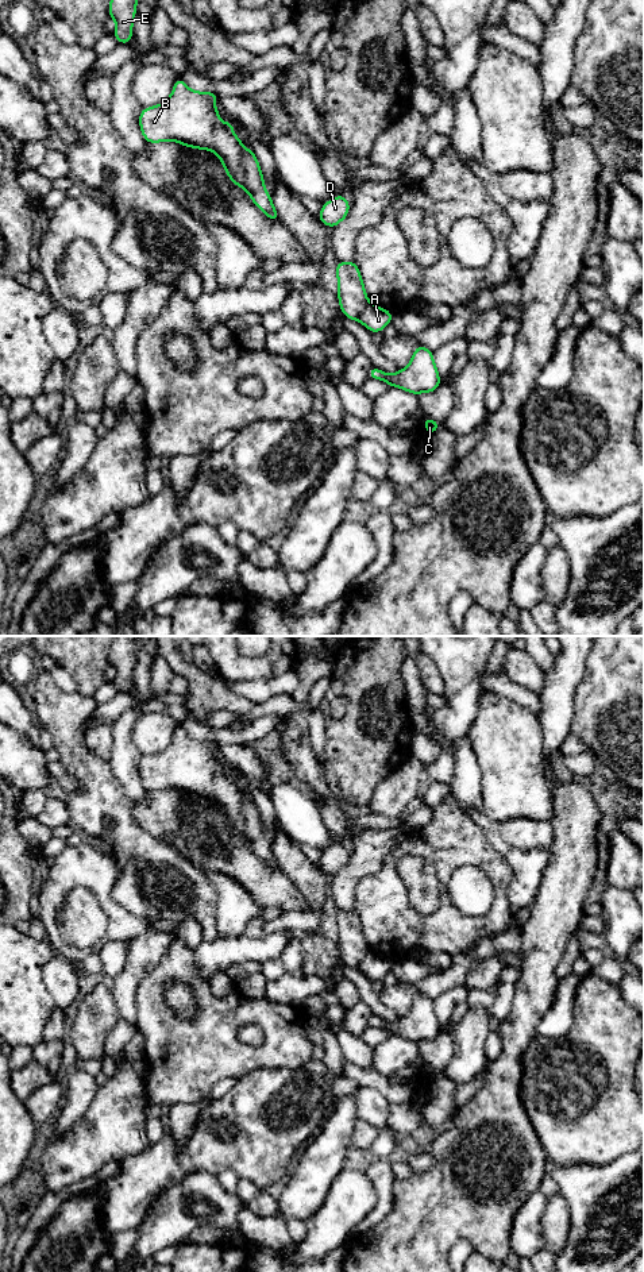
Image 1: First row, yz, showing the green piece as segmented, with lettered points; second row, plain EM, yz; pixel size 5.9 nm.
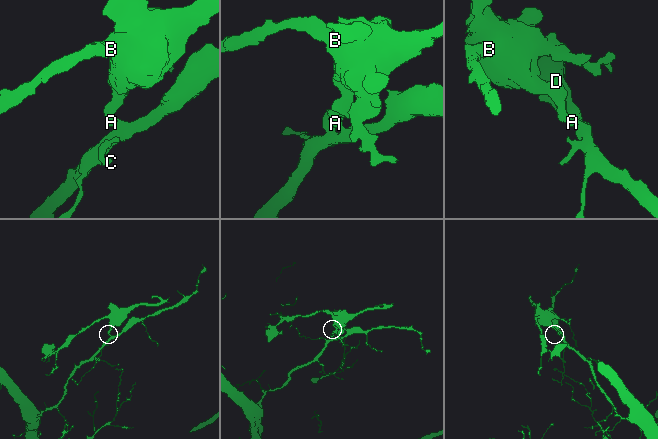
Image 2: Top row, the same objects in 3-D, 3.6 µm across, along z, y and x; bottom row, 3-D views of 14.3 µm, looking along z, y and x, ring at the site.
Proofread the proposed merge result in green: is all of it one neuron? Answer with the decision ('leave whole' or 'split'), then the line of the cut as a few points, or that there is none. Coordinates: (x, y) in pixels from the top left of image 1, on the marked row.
split | yz (370, 303), (358, 320)

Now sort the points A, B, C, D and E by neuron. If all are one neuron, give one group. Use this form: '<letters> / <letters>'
A C / B D E

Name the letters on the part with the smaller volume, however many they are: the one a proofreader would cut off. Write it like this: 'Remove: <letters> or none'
Remove: B, D, E

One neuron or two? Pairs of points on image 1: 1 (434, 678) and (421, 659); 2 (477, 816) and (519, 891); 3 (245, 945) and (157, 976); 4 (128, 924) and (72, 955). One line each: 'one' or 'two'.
1: one
2: one
3: two
4: one

